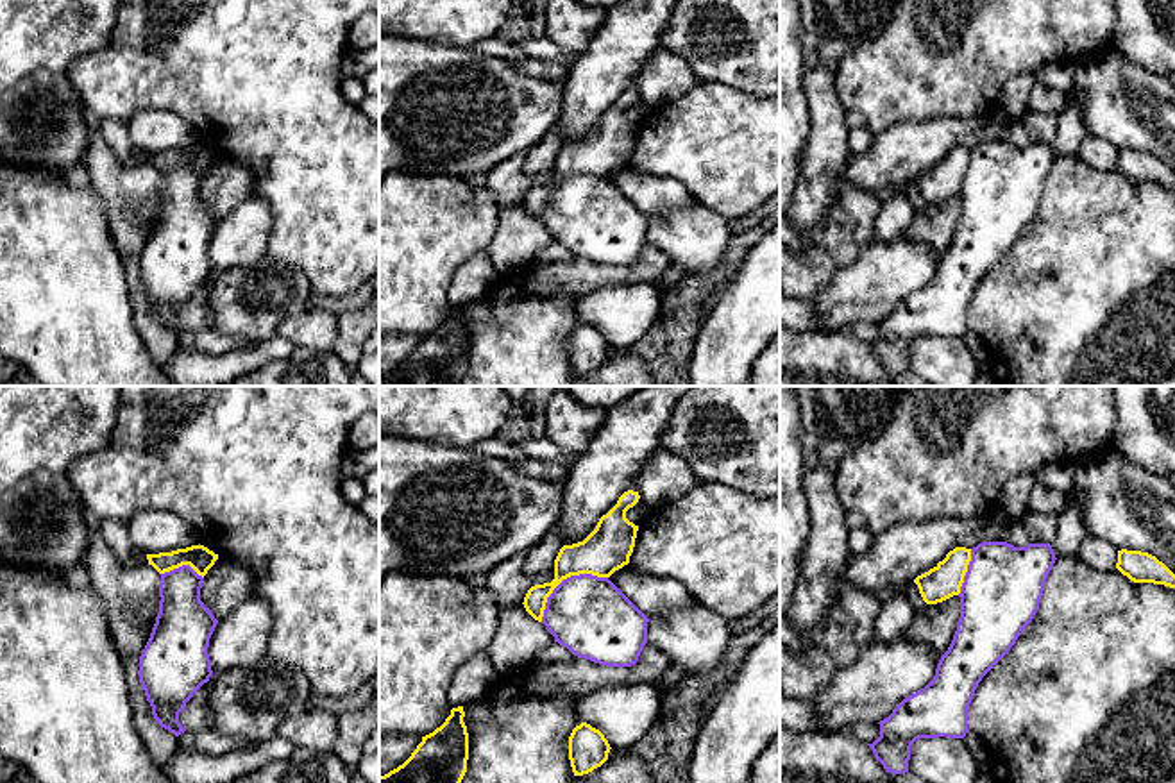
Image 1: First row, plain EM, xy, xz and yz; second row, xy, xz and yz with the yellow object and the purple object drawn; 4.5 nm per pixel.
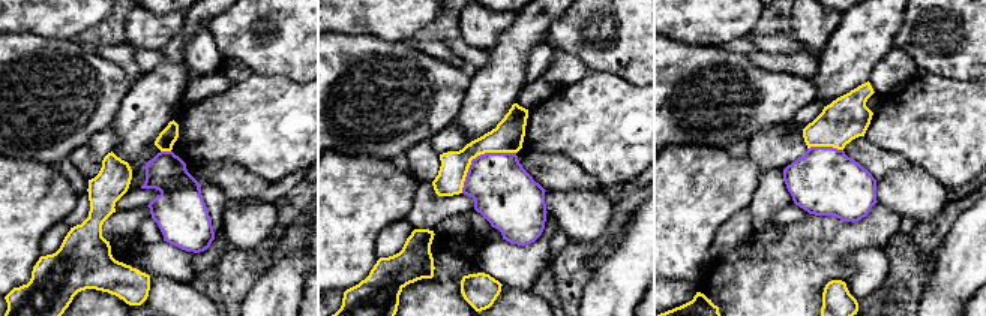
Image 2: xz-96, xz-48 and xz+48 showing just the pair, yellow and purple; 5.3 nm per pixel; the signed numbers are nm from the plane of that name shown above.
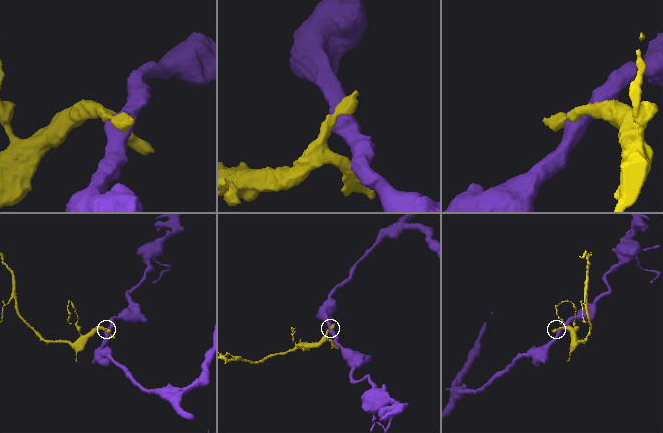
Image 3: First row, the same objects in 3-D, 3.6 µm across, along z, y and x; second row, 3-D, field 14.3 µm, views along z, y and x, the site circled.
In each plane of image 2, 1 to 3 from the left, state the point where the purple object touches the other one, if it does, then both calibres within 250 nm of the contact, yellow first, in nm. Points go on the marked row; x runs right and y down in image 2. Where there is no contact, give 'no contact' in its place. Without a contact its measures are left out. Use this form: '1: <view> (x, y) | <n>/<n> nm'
1: xz-96 (165, 150) | 90/220 nm
2: xz-48 (477, 155) | 170/320 nm
3: xz+48 (826, 146) | 240/360 nm

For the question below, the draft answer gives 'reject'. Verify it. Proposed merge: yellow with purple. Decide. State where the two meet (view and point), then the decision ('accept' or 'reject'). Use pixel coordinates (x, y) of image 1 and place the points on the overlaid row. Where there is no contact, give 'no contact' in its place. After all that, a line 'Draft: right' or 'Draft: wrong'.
contact xz (564, 578); reject
Draft: right

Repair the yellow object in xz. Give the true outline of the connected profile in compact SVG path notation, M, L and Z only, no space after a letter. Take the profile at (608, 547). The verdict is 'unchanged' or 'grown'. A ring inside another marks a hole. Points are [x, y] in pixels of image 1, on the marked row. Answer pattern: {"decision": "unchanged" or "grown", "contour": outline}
{"decision": "unchanged", "contour": "M624 492L583 542L560 549L554 560L554 579L531 586L524 597L522 604L535 620L542 622L547 597L563 579L579 574L610 577L615 570L630 563L638 526L626 518L626 511L638 499L638 492Z"}

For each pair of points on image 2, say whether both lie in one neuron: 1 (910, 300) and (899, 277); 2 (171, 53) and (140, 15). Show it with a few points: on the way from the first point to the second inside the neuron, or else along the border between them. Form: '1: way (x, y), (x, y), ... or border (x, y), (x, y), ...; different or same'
1: way (905, 294), (905, 283); same
2: border (185, 15), (182, 29), (161, 50); different

